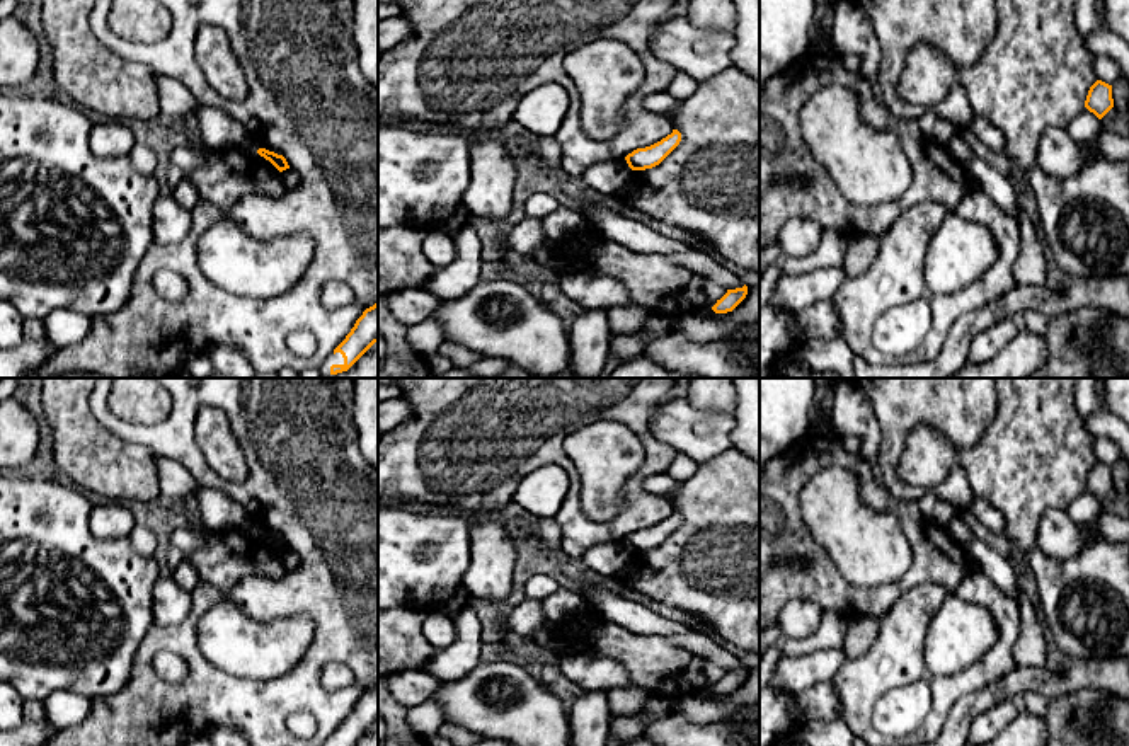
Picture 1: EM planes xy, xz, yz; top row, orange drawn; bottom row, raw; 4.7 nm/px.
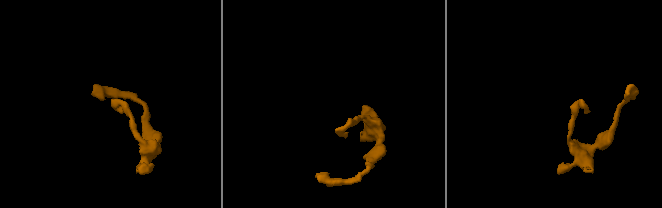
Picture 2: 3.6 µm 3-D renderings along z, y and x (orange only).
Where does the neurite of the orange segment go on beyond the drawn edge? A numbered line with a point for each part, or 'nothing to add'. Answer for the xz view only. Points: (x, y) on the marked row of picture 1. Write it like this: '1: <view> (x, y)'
nothing to add

